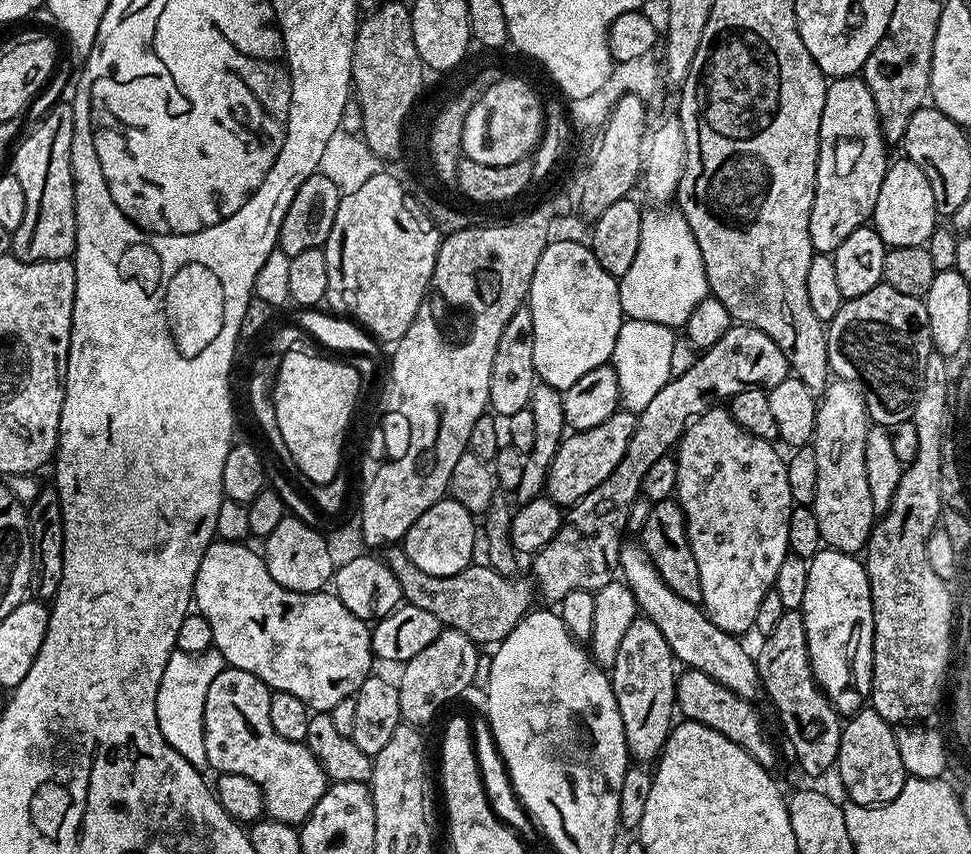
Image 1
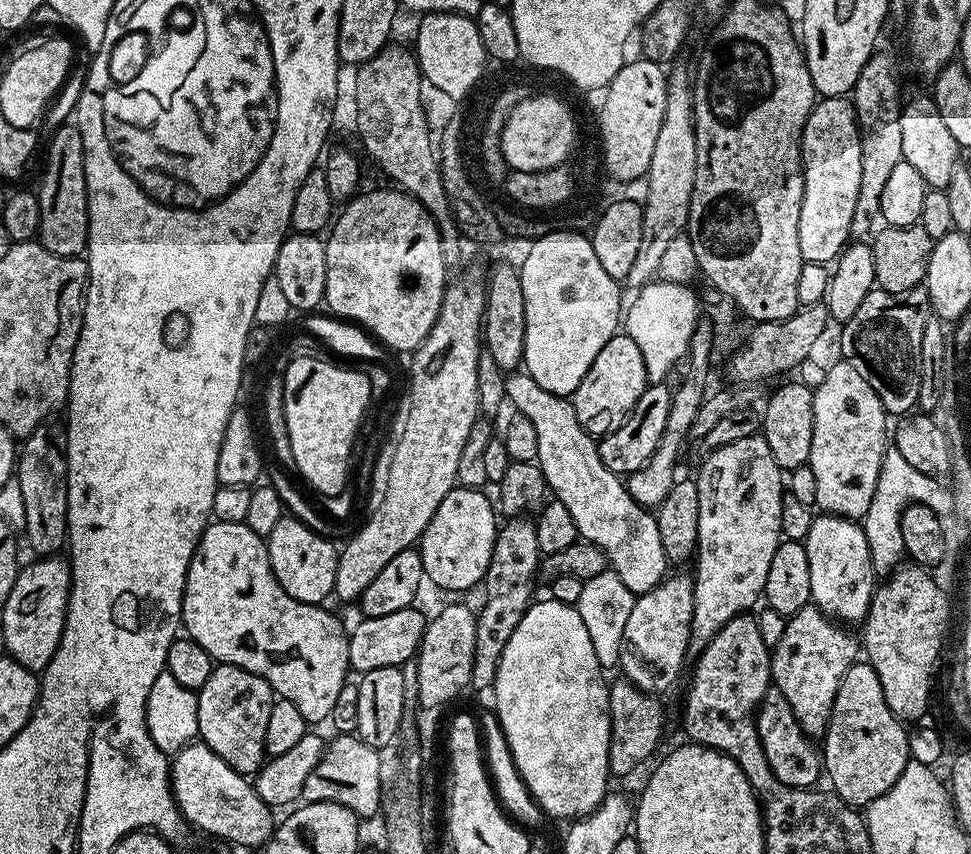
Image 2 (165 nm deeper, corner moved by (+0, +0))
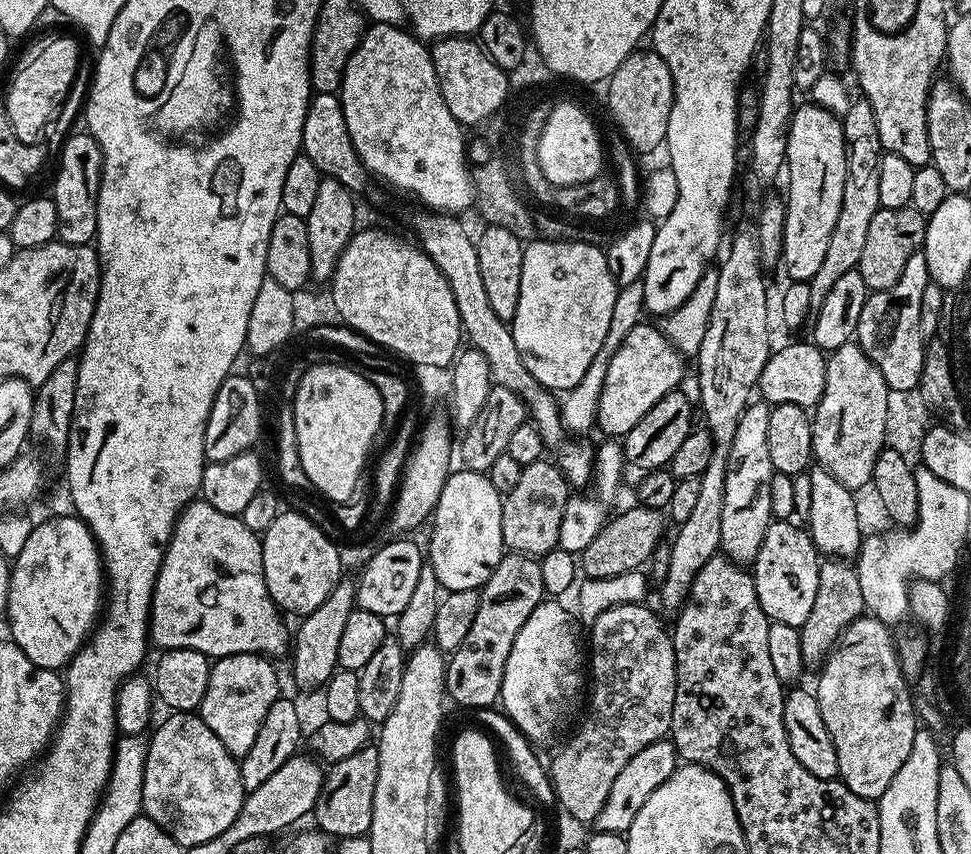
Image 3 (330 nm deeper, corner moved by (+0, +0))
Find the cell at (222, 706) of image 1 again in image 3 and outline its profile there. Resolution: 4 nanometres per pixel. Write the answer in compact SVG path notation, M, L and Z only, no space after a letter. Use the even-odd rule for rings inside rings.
M239 652L233 656L219 657L212 664L206 694L198 709L200 719L214 730L218 742L226 746L230 755L243 758L254 746L258 730L270 710L270 706L281 695L280 680L269 657L255 652Z

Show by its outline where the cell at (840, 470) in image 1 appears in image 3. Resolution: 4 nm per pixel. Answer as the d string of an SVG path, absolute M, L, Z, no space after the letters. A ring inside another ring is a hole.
M849 342L838 346L827 357L825 366L825 389L822 390L820 401L815 404L812 418L812 455L819 467L825 468L838 482L846 487L857 490L869 483L874 470L876 456L885 447L887 431L887 394L889 386L882 378L880 371L870 362L859 344Z

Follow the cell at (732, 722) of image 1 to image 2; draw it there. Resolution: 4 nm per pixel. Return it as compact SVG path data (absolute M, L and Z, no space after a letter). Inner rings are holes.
M775 686L769 688L762 698L760 707L754 713L758 738L762 742L762 750L766 750L766 762L770 762L770 770L774 770L774 778L791 788L812 788L816 779L822 776L822 752L814 745L813 737L807 736L794 718L794 710L790 710L790 702Z

